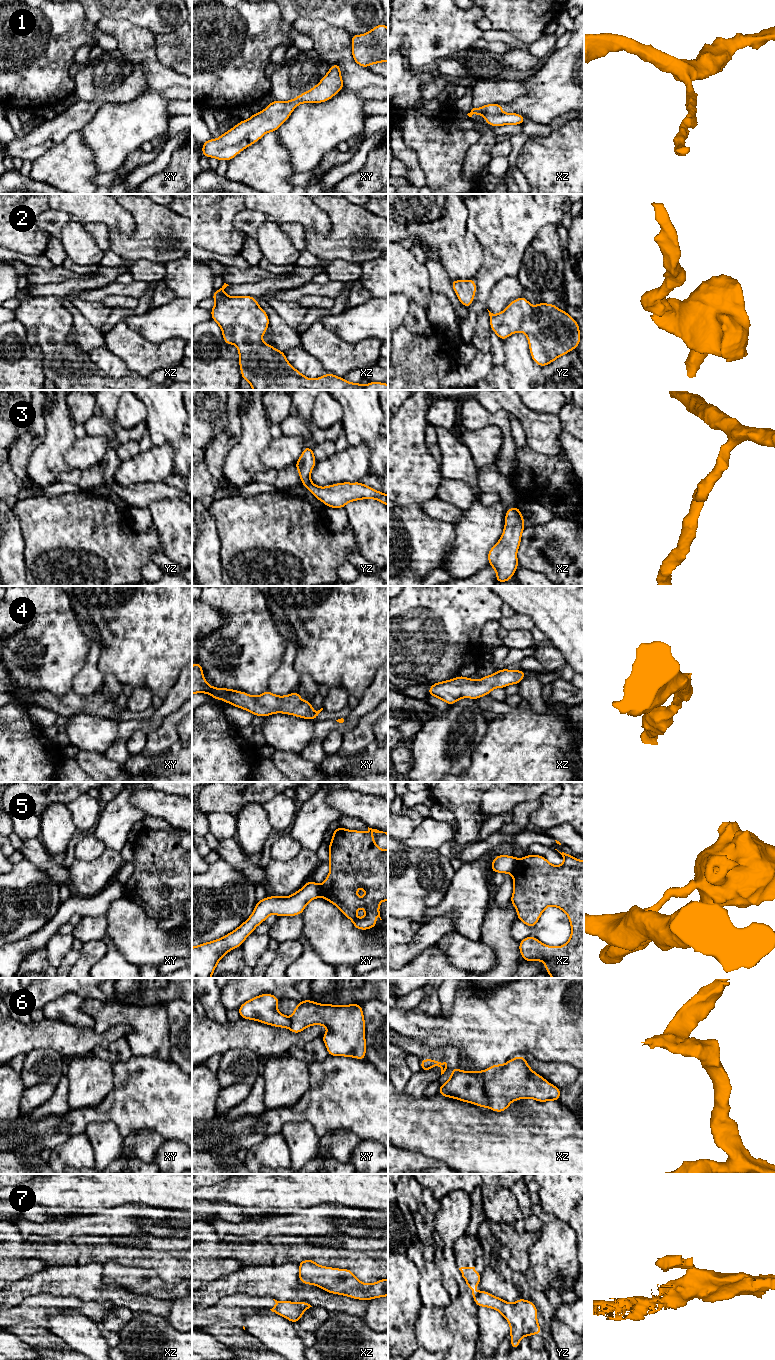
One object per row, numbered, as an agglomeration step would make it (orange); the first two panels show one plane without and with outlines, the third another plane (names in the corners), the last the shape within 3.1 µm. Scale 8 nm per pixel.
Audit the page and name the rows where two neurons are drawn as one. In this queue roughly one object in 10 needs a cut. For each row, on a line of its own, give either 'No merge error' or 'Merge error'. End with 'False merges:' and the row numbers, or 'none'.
1: No merge error
2: No merge error
3: No merge error
4: No merge error
5: Merge error
6: Merge error
7: Merge error
False merges: 5, 6, 7

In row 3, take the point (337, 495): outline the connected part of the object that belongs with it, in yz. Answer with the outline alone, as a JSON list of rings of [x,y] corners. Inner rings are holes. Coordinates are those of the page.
[[[305,445],[304,451],[294,465],[299,472],[302,485],[327,507],[344,508],[349,502],[361,499],[375,499],[388,507],[388,495],[368,487],[362,482],[344,482],[327,487],[316,486],[310,479],[310,474],[316,463],[313,449]]]

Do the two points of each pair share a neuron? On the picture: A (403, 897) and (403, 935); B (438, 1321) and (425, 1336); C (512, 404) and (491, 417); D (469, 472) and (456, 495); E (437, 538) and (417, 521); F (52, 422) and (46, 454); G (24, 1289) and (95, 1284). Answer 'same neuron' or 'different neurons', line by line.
A: different neurons
B: same neuron
C: different neurons
D: different neurons
E: same neuron
F: same neuron
G: same neuron

